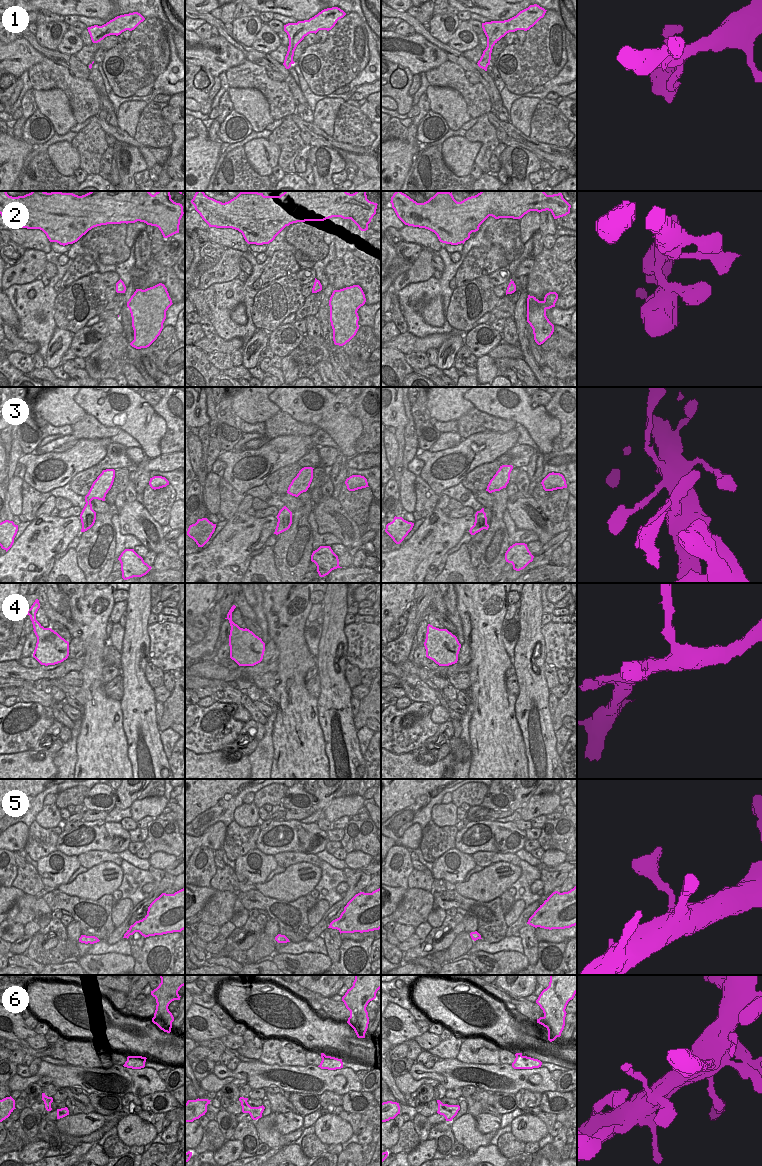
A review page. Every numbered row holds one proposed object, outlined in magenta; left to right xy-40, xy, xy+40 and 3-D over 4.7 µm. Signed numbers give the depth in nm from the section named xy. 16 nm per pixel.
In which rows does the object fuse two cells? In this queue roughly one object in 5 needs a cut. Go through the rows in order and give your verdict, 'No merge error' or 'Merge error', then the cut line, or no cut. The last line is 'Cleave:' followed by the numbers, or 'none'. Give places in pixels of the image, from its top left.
1: No merge error. No split
2: No merge error. No split
3: Merge error. Split along xy (277, 517), (288, 520), (291, 523)
4: No merge error. No split
5: No merge error. No split
6: No merge error. No split
Cleave: 3

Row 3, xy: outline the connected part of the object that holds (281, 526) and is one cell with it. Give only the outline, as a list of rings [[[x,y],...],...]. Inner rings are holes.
[[[282,516],[277,519],[278,519],[278,522],[274,532],[274,534],[276,535],[288,530],[291,526],[291,523],[289,522],[289,520],[284,520],[284,521],[282,520]]]

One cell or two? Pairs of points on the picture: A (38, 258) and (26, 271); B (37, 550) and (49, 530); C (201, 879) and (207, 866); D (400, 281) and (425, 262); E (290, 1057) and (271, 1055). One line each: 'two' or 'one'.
A: one
B: one
C: one
D: one
E: one

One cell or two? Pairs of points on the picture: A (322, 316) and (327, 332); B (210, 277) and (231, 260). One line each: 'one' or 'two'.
A: one
B: one

